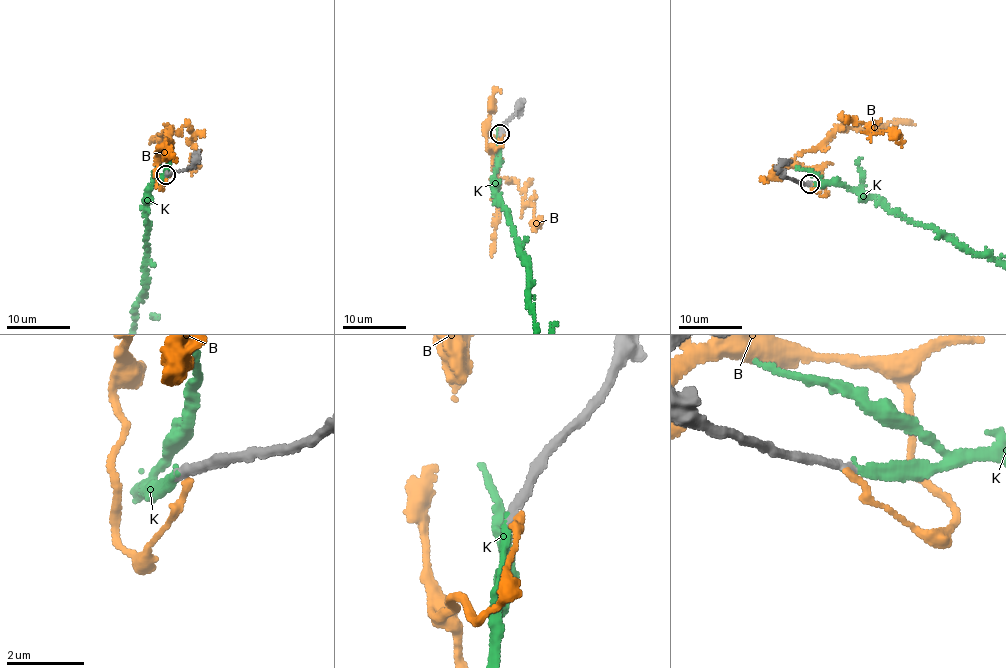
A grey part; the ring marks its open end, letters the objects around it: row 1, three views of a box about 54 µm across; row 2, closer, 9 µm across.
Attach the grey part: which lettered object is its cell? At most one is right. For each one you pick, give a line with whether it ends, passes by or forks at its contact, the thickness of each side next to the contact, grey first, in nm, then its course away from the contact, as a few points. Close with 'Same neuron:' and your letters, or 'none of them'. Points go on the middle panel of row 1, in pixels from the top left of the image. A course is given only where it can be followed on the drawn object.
K: it ends; calibres 240 and 200 nm
Same neuron: K

